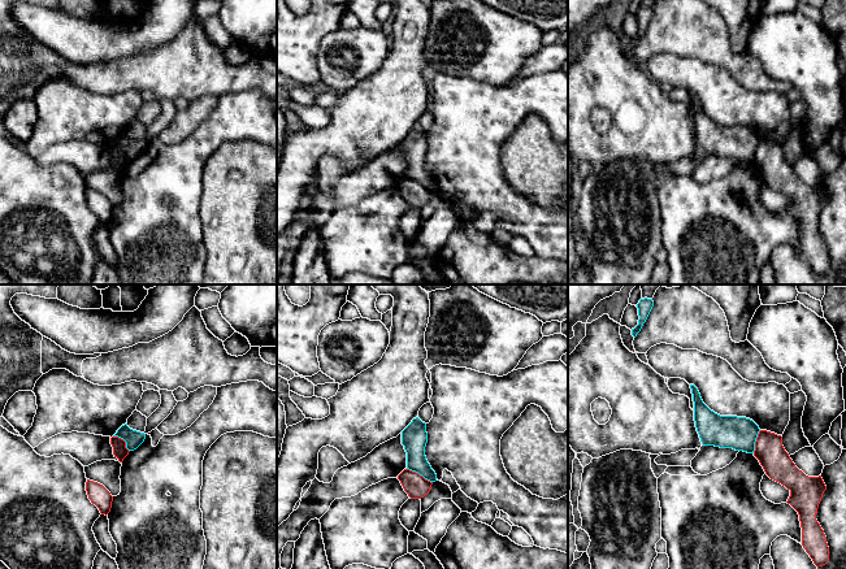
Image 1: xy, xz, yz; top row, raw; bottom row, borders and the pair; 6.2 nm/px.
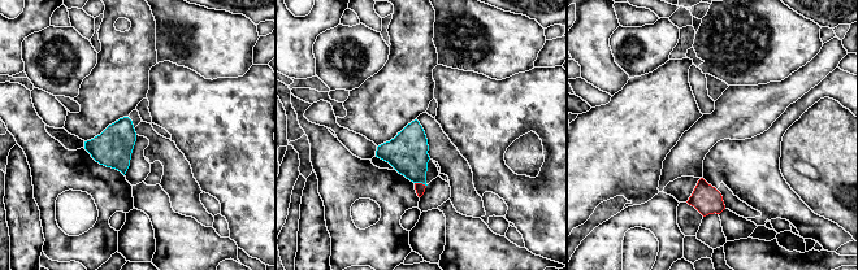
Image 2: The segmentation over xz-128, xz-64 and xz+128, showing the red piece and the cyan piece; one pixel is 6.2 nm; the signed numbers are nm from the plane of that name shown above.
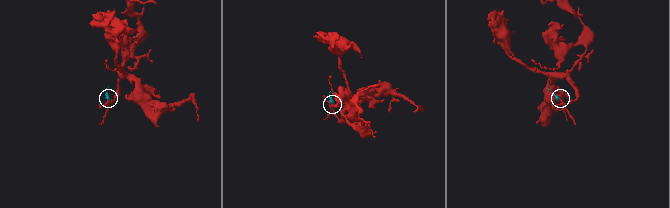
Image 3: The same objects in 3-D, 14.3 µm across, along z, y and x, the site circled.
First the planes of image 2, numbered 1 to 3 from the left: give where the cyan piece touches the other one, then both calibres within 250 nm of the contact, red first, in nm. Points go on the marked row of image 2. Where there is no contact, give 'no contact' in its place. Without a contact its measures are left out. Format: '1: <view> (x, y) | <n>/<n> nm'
1: no contact
2: xz-64 (420, 183) | 60/240 nm
3: no contact

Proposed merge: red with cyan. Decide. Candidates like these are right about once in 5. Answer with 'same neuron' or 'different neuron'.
different neuron

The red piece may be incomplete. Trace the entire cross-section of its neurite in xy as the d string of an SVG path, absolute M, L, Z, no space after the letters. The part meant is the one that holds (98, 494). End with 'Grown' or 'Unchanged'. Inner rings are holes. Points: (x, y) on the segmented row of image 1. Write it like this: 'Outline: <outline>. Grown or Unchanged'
Outline: M87 479L86 491L88 499L95 504L101 514L108 514L112 508L113 496L110 492L100 483Z. Unchanged

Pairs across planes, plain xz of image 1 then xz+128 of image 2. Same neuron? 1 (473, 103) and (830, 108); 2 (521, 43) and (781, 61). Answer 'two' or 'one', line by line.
1: two
2: one

